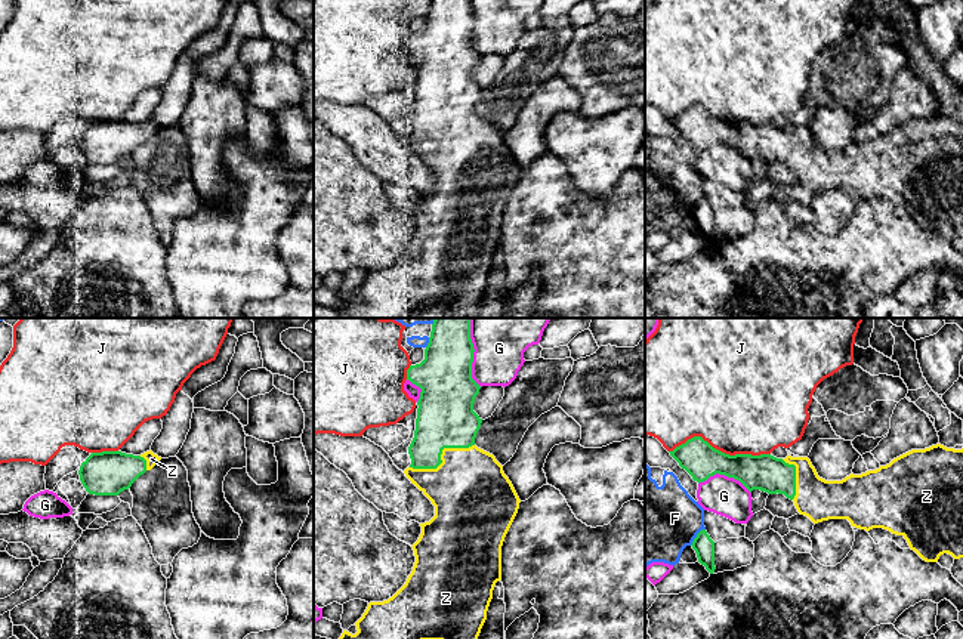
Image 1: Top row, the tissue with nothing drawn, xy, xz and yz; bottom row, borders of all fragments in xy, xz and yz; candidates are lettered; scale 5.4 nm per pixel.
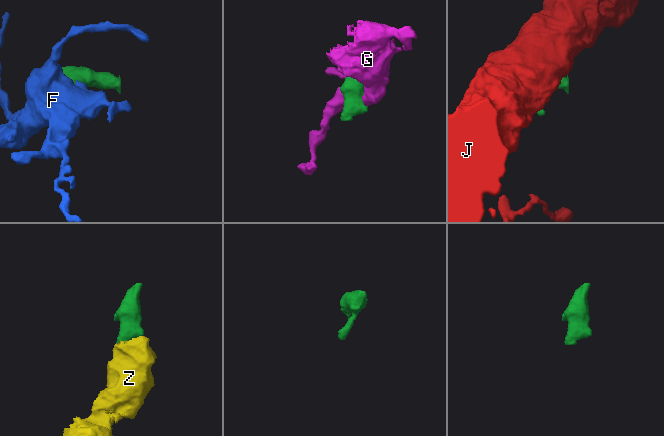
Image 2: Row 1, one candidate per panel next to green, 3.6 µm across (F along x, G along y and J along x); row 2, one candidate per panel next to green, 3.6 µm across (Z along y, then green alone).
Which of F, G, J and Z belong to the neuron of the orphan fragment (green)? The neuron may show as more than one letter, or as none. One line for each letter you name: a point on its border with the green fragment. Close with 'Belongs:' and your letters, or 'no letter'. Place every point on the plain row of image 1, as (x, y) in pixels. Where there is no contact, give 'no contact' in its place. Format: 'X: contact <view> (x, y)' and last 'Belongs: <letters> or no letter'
Z: contact xz (440, 124)
Belongs: Z

